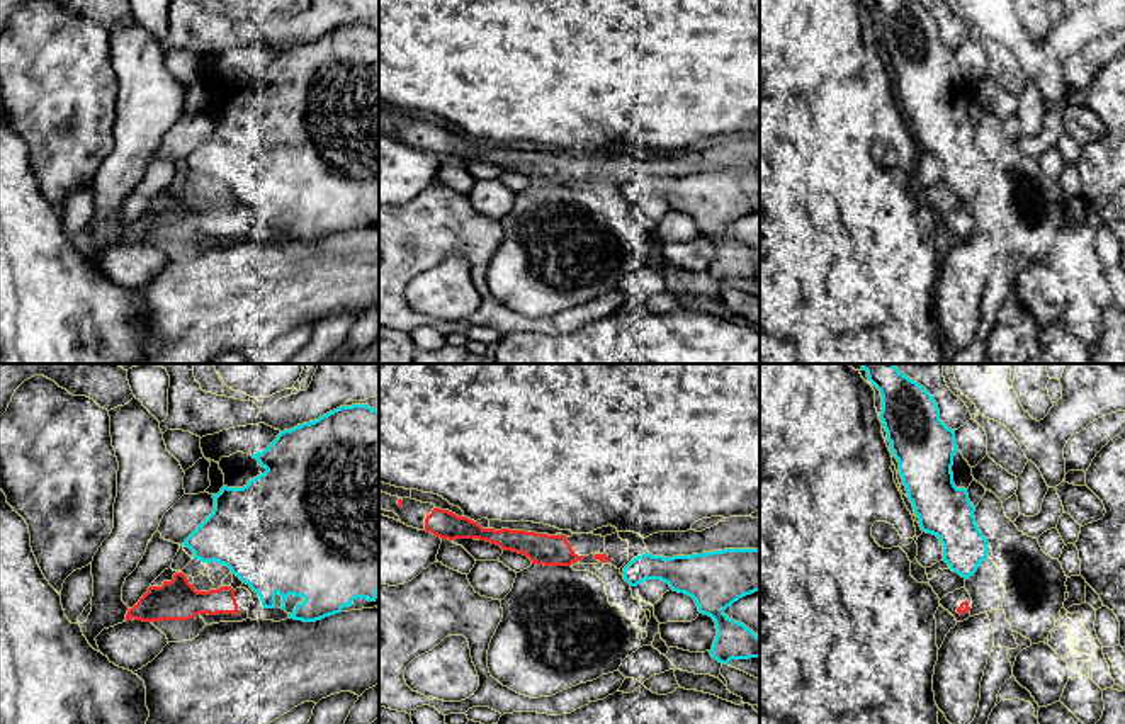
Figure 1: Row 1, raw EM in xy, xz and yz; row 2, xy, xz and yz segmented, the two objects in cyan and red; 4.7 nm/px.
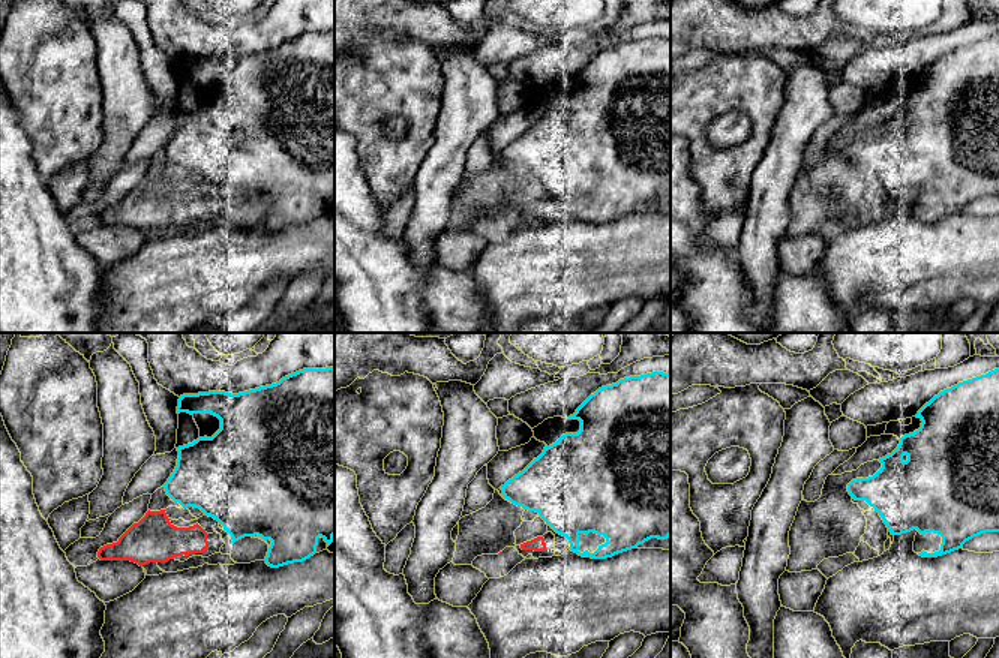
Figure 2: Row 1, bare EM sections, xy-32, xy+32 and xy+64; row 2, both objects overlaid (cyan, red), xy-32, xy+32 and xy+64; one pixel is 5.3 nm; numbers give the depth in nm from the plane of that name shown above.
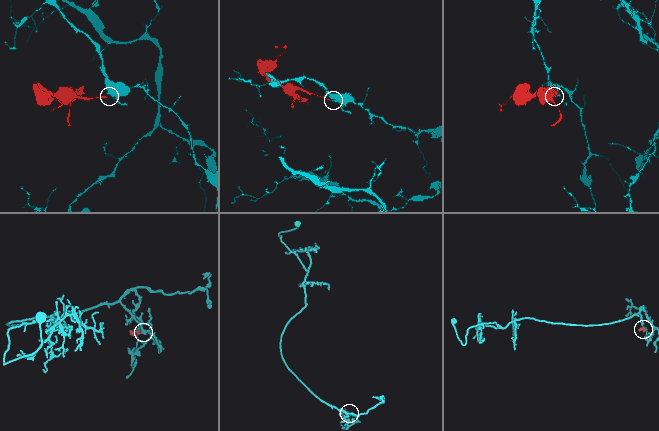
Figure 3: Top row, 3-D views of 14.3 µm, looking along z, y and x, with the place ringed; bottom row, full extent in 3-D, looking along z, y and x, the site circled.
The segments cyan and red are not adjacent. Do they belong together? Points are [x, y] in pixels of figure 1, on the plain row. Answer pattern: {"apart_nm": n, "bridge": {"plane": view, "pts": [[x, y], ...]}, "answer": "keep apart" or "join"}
{"apart_nm": 60, "bridge": {"plane": "xy", "pts": [[238, 196], [230, 206]]}, "answer": "keep apart"}

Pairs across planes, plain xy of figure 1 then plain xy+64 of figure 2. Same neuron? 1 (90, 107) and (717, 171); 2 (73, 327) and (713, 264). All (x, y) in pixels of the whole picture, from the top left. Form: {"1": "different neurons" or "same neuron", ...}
{"1": "same neuron", "2": "same neuron"}

